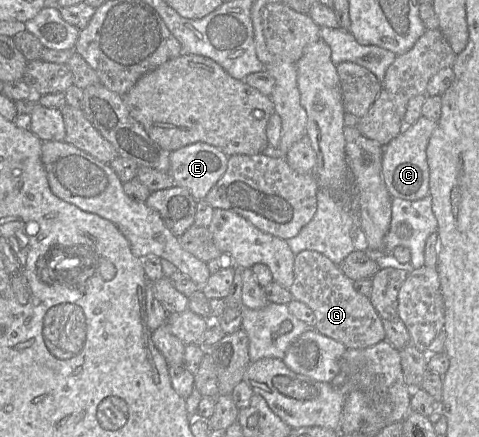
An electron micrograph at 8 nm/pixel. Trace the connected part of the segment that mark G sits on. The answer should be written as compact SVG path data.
M304 250L295 255L294 281L290 287L294 300L305 303L314 313L314 328L347 348L363 349L386 339L383 319L369 297L357 292L338 265L319 252Z

